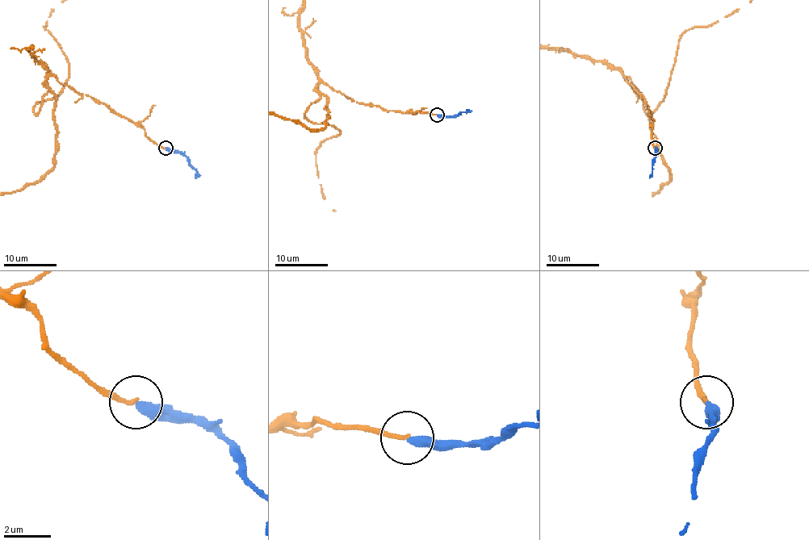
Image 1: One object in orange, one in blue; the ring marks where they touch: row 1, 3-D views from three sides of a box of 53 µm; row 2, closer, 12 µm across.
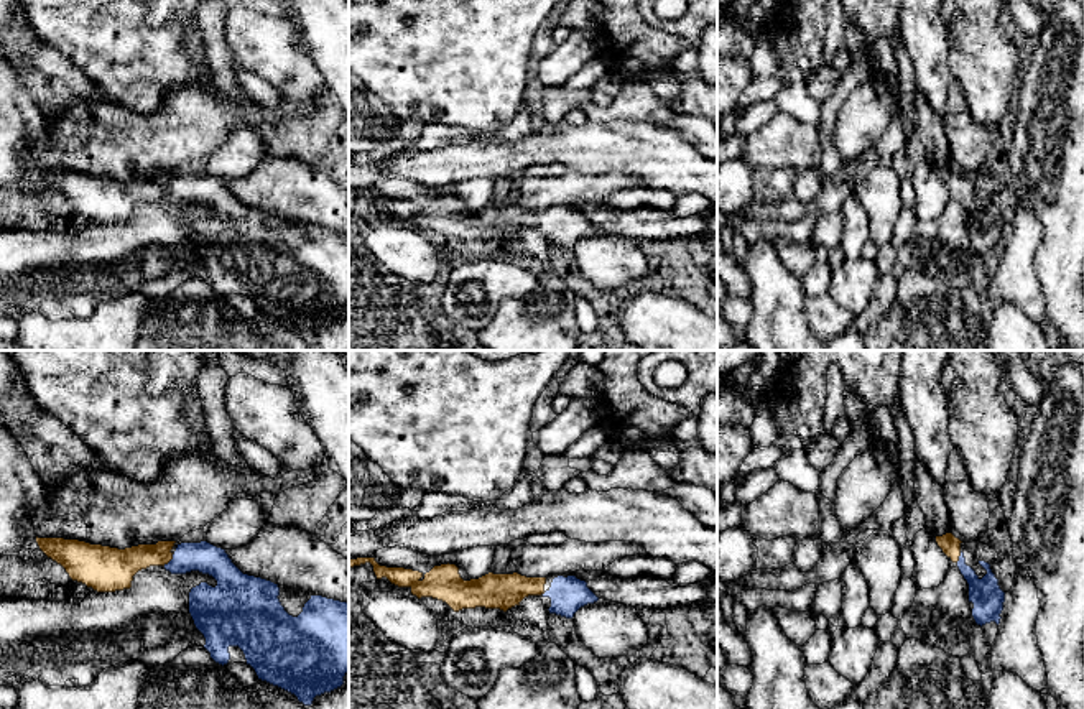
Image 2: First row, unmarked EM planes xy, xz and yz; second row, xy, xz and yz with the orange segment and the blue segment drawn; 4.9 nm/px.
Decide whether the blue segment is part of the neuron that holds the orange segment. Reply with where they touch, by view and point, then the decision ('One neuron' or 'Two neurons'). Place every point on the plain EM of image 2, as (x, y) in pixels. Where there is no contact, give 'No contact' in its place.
Touches orange at xy (168, 193). One neuron

